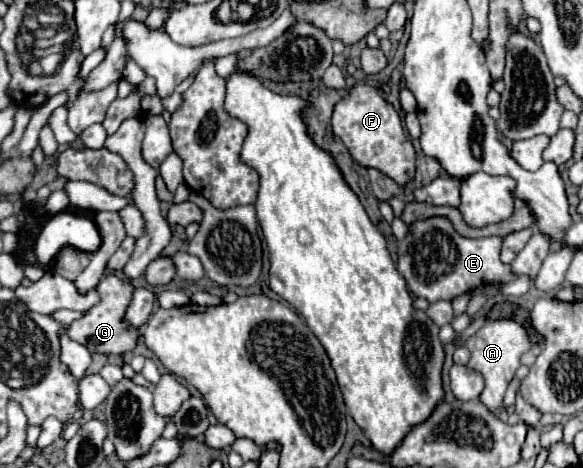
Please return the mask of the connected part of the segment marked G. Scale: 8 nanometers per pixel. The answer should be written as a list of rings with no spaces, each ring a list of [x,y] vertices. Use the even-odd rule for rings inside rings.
[[[107,273],[105,279],[97,285],[97,291],[101,295],[101,301],[95,307],[91,307],[85,317],[73,321],[67,329],[67,335],[73,341],[89,347],[91,353],[123,353],[125,349],[135,349],[137,329],[123,321],[125,309],[131,301],[131,295],[133,295],[131,283],[127,283],[123,277],[119,277],[115,273]]]

